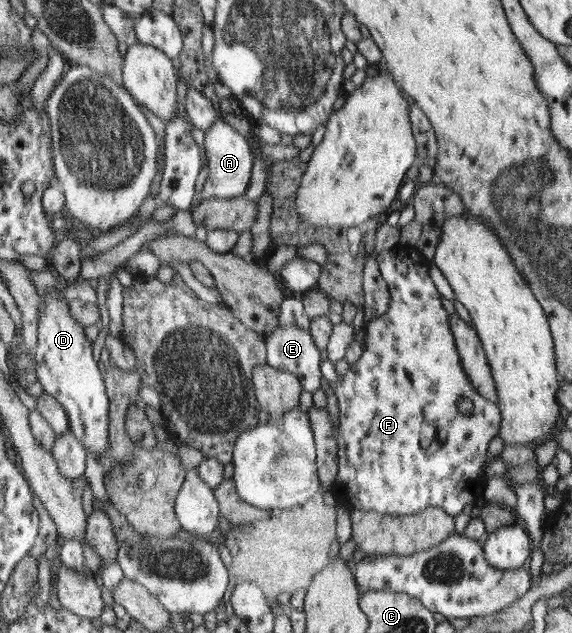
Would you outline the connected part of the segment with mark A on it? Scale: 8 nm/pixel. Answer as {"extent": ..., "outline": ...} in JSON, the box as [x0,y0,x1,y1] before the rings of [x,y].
{"extent":[191,118,255,208],"outline":[[[219,118],[211,127],[204,131],[204,150],[208,156],[209,179],[201,192],[197,193],[197,200],[193,201],[191,208],[207,198],[234,198],[247,192],[249,183],[253,178],[255,156],[253,150],[242,134]]]}

